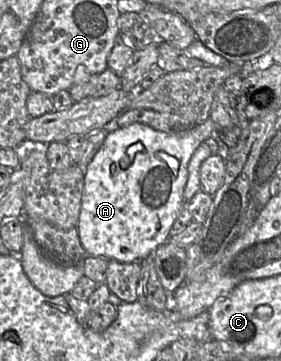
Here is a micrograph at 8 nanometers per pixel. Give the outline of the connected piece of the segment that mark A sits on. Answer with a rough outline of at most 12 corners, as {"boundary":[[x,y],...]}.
{"boundary":[[209,118],[111,126],[85,169],[87,255],[140,262],[166,243]]}

